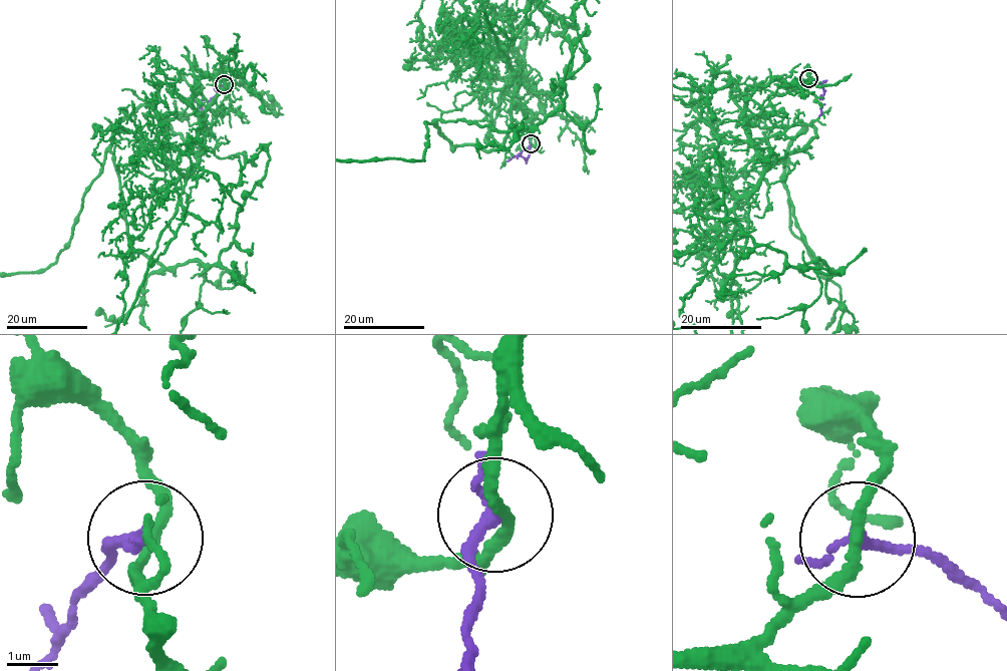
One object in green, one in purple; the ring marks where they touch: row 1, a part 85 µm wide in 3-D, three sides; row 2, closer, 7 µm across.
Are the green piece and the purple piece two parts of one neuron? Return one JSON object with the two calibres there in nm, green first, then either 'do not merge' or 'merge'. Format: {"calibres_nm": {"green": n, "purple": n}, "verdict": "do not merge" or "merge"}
{"calibres_nm": {"green": 220, "purple": 190}, "verdict": "do not merge"}

